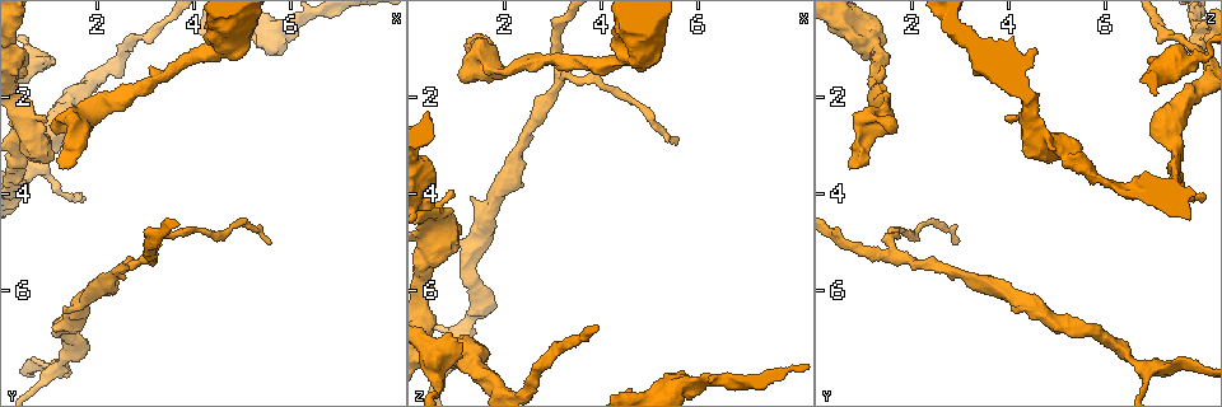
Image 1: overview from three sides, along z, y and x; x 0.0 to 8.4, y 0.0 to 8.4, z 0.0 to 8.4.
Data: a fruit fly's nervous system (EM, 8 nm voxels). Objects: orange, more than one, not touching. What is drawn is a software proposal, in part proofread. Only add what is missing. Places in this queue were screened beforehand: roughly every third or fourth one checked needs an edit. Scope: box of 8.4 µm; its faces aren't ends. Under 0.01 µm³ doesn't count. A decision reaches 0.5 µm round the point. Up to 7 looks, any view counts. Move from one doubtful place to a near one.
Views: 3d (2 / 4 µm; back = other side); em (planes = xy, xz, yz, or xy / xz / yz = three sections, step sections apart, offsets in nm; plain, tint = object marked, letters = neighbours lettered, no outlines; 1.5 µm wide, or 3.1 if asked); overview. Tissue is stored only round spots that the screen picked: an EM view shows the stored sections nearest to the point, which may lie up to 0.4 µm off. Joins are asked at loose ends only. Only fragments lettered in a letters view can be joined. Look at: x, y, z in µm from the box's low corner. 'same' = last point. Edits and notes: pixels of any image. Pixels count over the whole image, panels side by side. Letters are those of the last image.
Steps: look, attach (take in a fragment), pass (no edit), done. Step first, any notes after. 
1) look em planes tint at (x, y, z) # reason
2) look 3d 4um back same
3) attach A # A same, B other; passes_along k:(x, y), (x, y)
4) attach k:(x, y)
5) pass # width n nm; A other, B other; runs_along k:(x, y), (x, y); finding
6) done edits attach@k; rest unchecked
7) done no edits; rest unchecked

look em planes letters at (1.10, 1.35, 7.15) # an open end

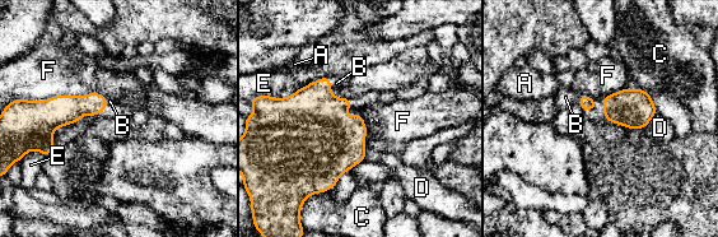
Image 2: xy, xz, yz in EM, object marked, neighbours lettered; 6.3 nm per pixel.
attach B # A other, B same, C other, D other, E other, F other; passes_along 2:(311, 120), (330, 86), (336, 82); it goes on there

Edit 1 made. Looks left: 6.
look em planes letters at (1.35, 6.30, 4.05) # branch stops here

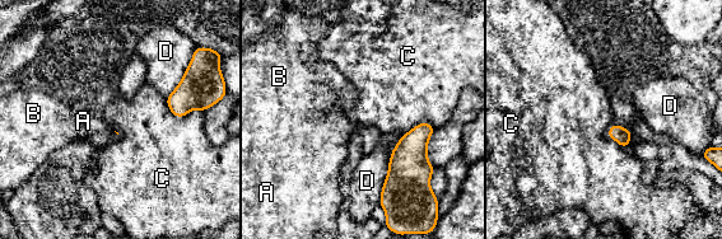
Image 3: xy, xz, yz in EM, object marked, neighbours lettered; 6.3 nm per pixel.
pass # A other, B other, C other, D other; border 3:(164, 98), (177, 117), (203, 112); none of them fits

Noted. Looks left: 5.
look em planes plain at (1.35, 3.50, 0.75) # branch stops here

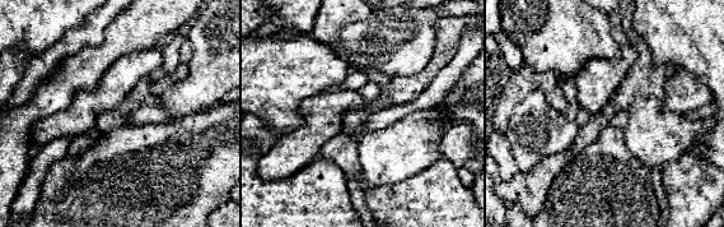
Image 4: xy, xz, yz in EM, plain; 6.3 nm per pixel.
look em planes letters same

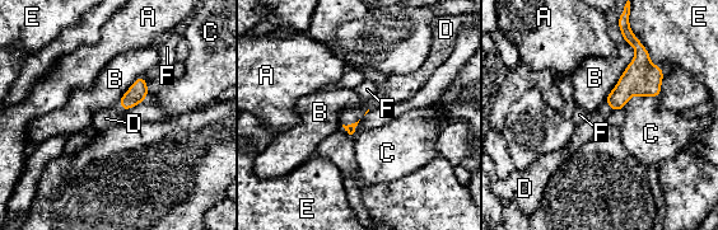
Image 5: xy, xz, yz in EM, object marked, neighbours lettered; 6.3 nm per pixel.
attach D # A other, B other, C other, D same, E other, F other; it goes on there

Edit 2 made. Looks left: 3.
done edits attach@2, attach@5; rest unchecked

